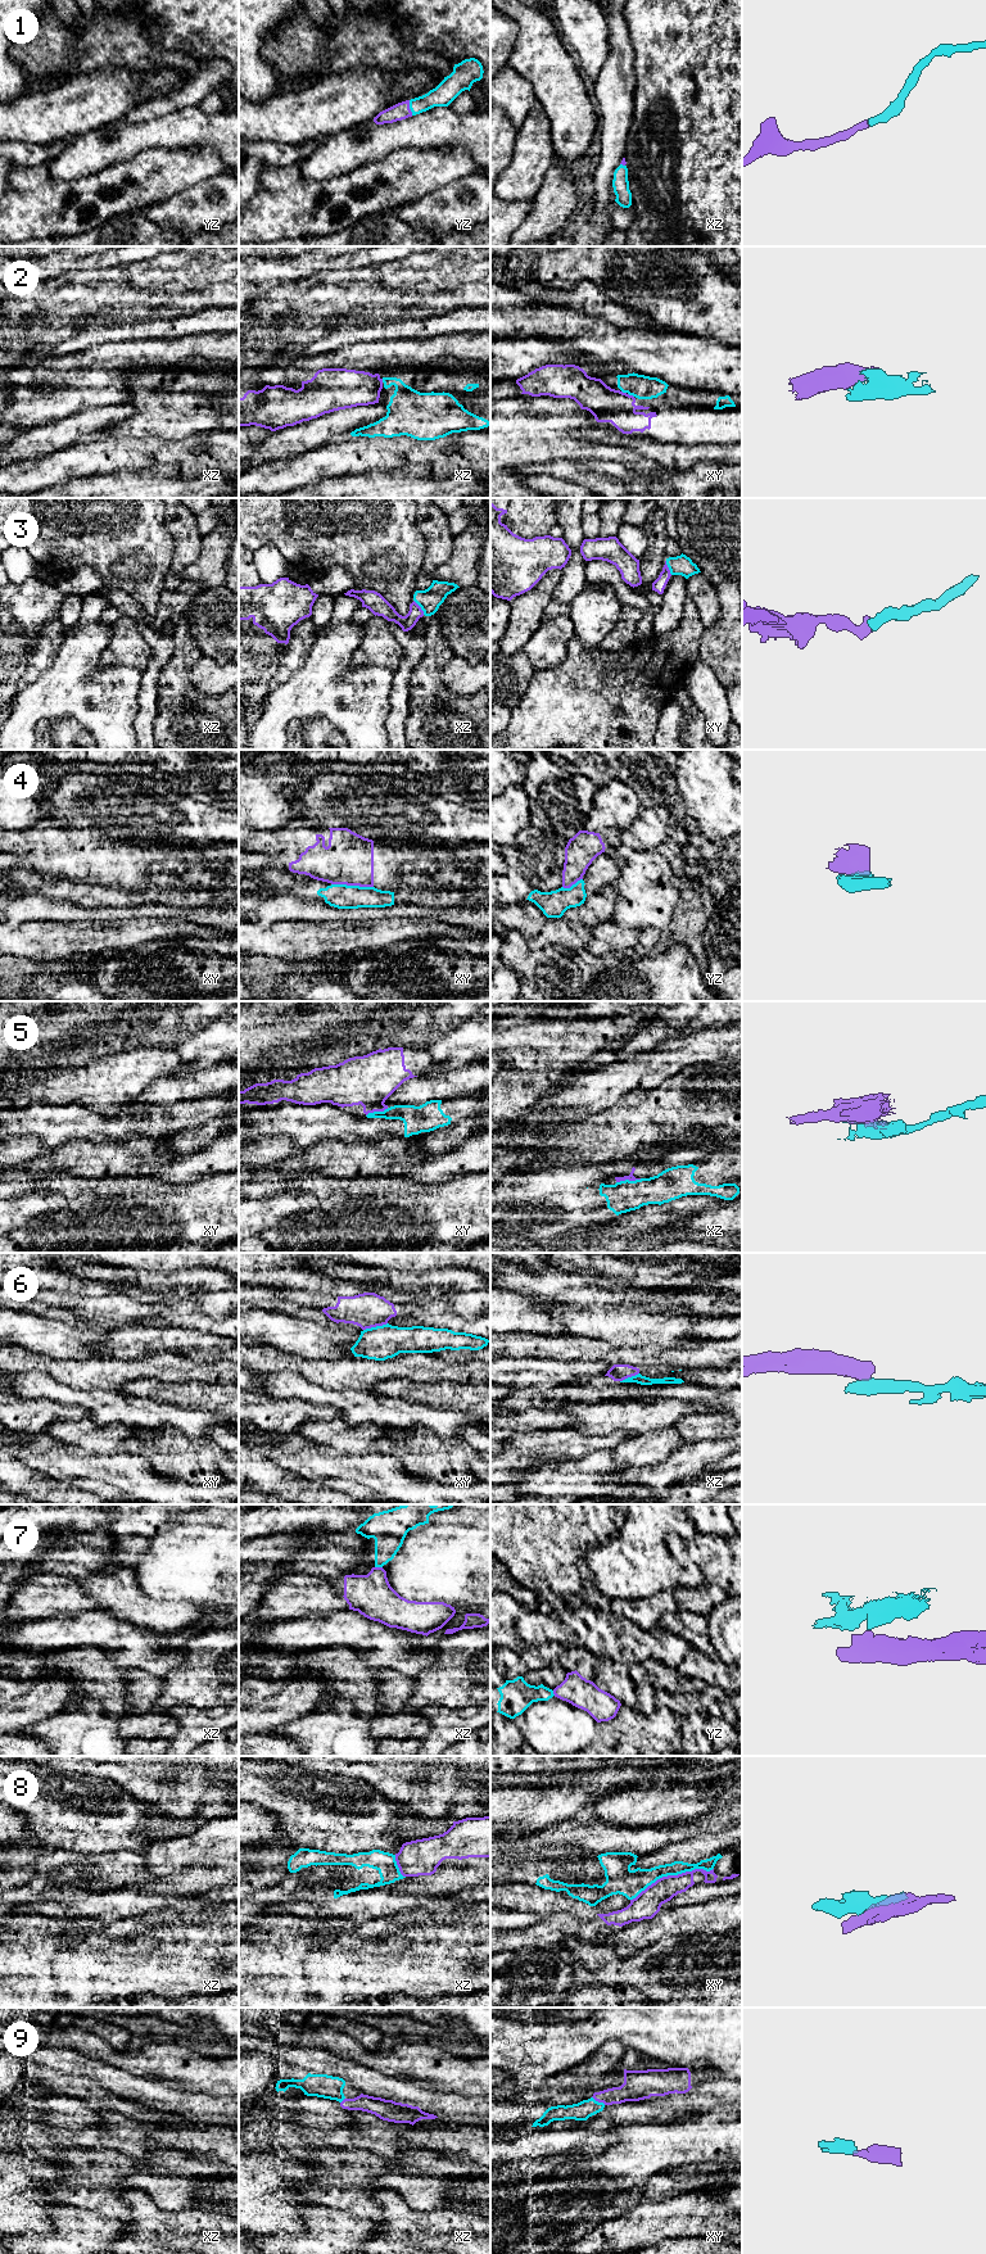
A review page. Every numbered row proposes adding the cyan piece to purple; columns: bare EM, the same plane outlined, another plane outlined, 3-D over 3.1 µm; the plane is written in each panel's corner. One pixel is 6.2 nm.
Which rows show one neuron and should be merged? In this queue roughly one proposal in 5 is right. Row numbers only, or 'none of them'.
1, 3, 9

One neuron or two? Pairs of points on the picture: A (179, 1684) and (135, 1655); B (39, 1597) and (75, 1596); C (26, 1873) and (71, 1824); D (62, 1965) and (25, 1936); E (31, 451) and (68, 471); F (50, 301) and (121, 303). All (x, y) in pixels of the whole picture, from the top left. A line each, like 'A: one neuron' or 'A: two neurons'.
A: two neurons
B: one neuron
C: two neurons
D: two neurons
E: two neurons
F: one neuron

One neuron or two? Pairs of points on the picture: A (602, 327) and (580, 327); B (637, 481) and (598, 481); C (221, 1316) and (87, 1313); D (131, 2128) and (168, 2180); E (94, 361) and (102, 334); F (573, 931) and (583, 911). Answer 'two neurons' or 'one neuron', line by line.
A: one neuron
B: two neurons
C: one neuron
D: one neuron
E: two neurons
F: two neurons

